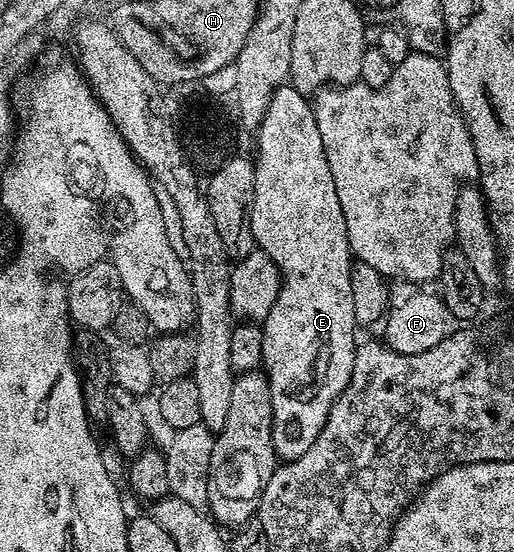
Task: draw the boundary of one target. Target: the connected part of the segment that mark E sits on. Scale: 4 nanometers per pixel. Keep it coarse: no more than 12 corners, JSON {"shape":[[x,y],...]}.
{"shape":[[308,95],[261,120],[251,227],[283,278],[262,365],[280,459],[353,376],[353,255]]}

